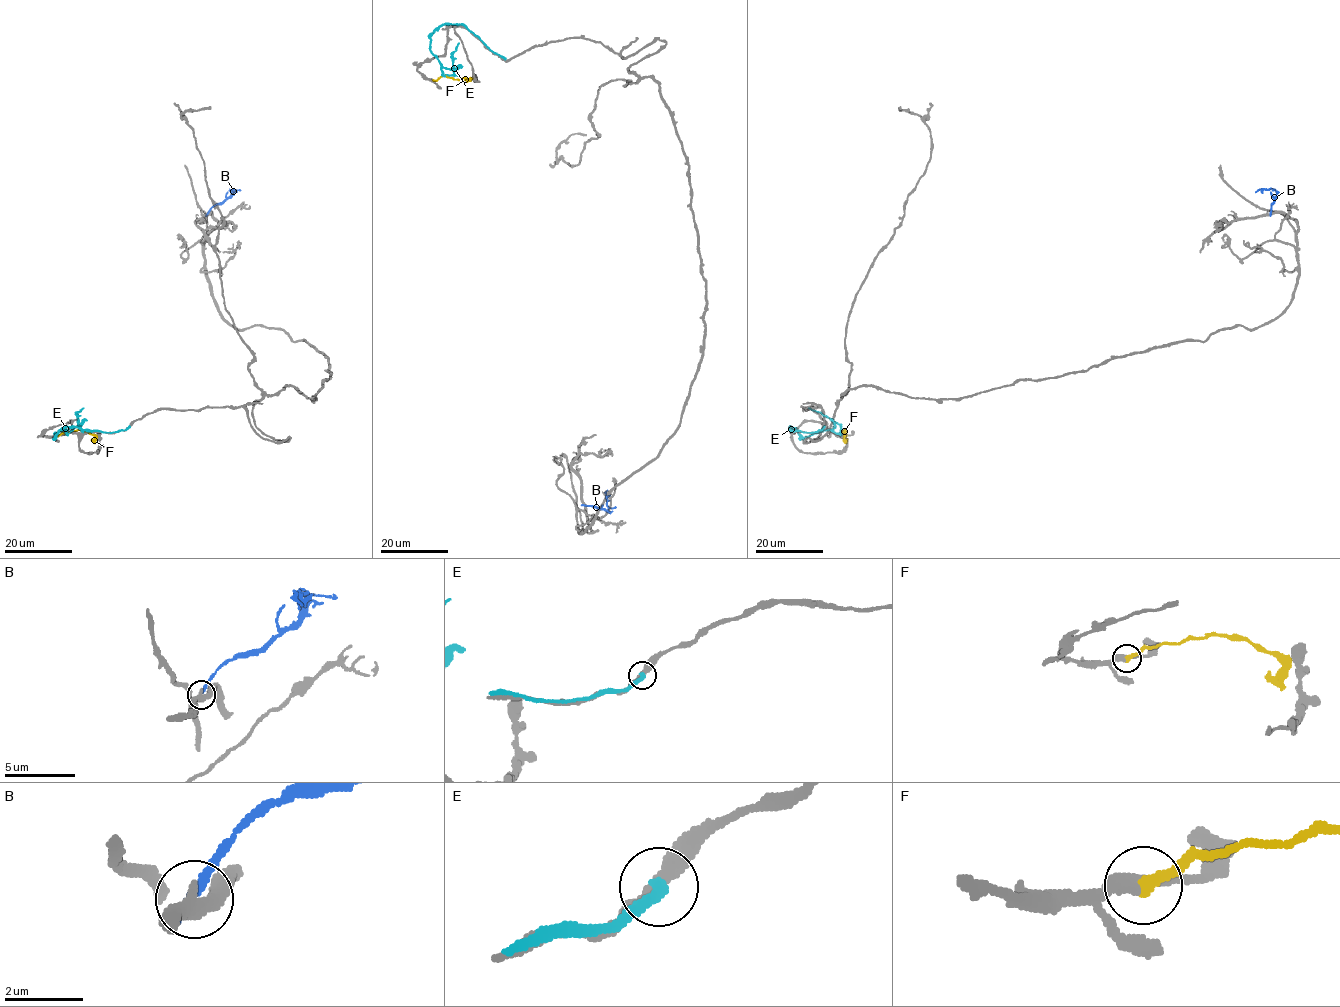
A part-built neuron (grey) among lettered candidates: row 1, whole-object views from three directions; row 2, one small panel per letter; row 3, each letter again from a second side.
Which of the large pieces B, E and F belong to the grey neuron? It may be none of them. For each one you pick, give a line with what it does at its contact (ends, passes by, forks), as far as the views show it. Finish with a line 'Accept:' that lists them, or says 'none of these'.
Accept: none of these

